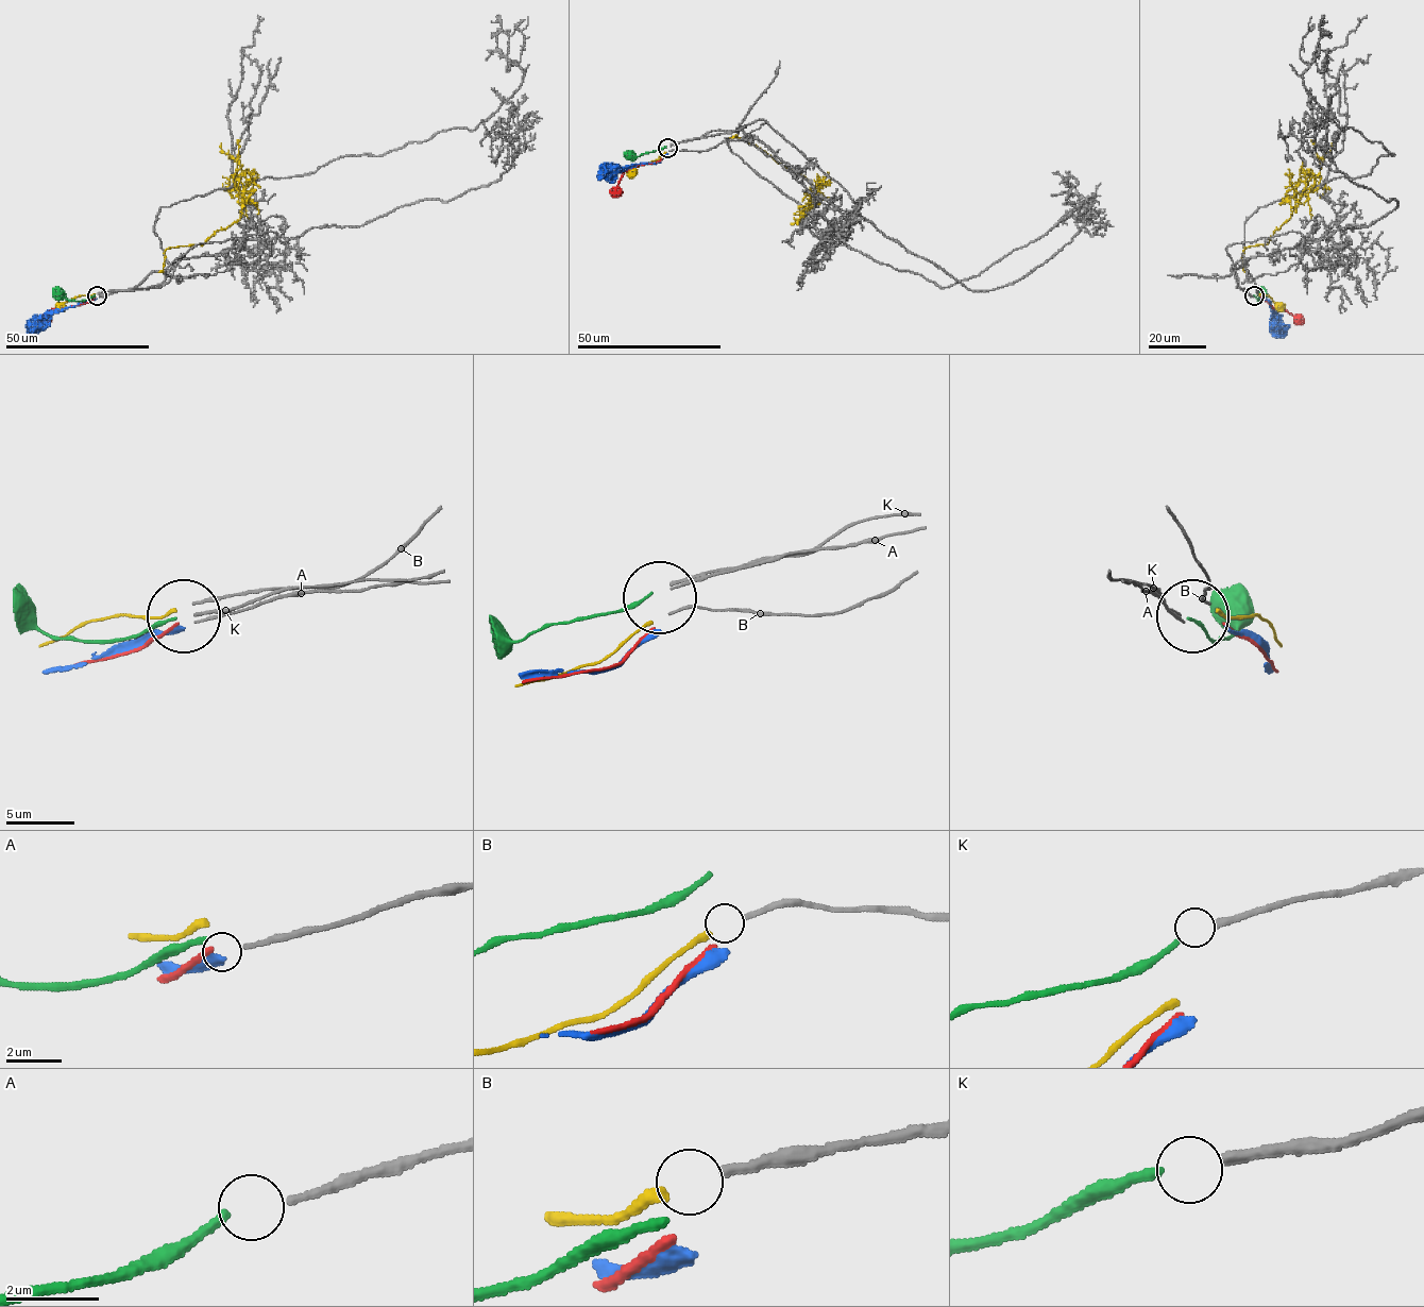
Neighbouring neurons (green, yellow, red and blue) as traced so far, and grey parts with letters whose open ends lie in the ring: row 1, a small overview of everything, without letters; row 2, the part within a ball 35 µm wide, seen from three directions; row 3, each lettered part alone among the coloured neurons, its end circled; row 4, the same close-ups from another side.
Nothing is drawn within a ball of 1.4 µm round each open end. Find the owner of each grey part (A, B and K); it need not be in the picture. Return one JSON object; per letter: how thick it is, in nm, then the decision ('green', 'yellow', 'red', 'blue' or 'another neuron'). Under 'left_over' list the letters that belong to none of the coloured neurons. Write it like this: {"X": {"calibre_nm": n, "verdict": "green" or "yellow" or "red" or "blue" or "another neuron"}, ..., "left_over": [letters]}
{"A": {"calibre_nm": 160, "verdict": "another neuron"}, "B": {"calibre_nm": 200, "verdict": "another neuron"}, "K": {"calibre_nm": 260, "verdict": "green"}, "left_over": ["A", "B"]}

